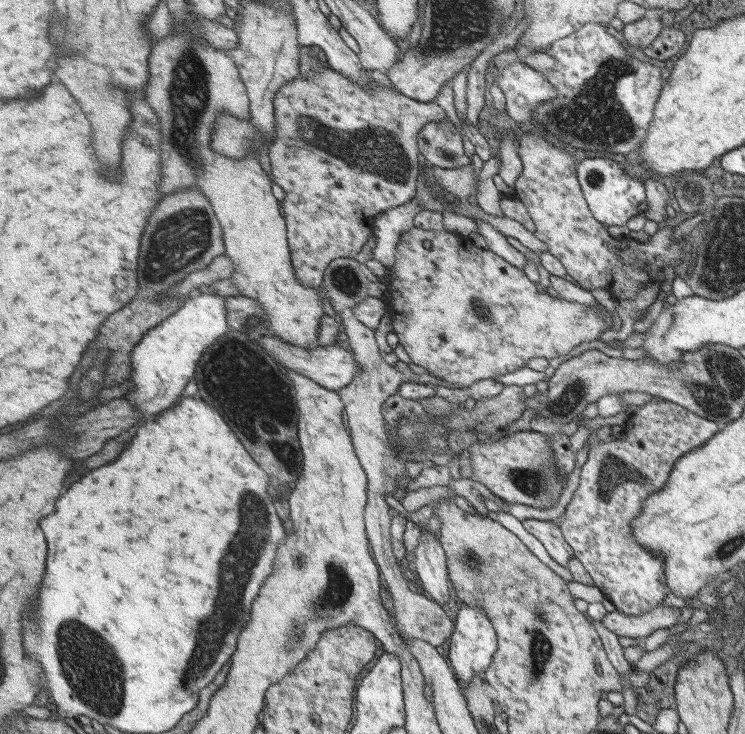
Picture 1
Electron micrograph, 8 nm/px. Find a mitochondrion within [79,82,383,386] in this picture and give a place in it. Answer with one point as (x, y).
(172, 245)

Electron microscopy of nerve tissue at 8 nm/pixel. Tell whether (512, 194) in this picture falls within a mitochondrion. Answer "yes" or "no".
no

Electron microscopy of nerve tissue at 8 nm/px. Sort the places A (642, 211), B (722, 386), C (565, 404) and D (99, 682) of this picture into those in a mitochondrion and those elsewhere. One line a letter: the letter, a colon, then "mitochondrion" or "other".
A: other
B: mitochondrion
C: mitochondrion
D: mitochondrion

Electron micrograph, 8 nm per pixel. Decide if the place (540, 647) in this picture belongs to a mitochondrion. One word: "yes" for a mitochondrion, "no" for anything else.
yes

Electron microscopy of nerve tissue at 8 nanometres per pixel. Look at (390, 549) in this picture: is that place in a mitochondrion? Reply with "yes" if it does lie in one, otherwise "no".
no

